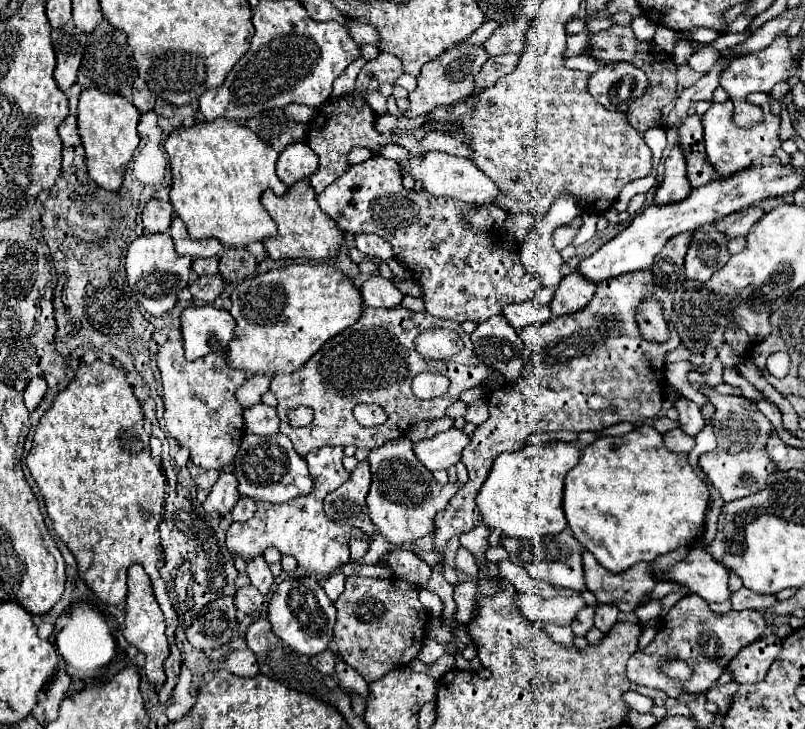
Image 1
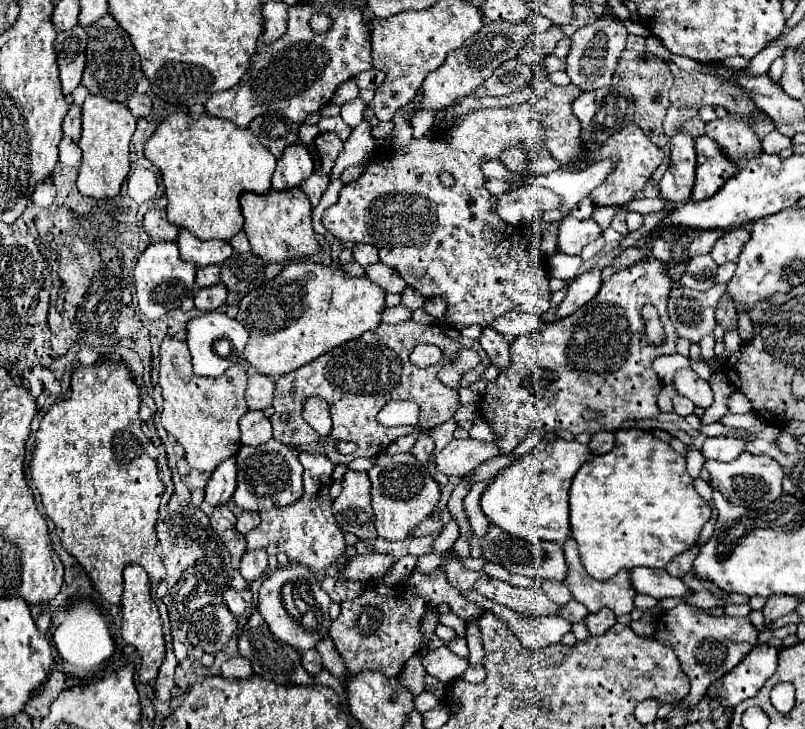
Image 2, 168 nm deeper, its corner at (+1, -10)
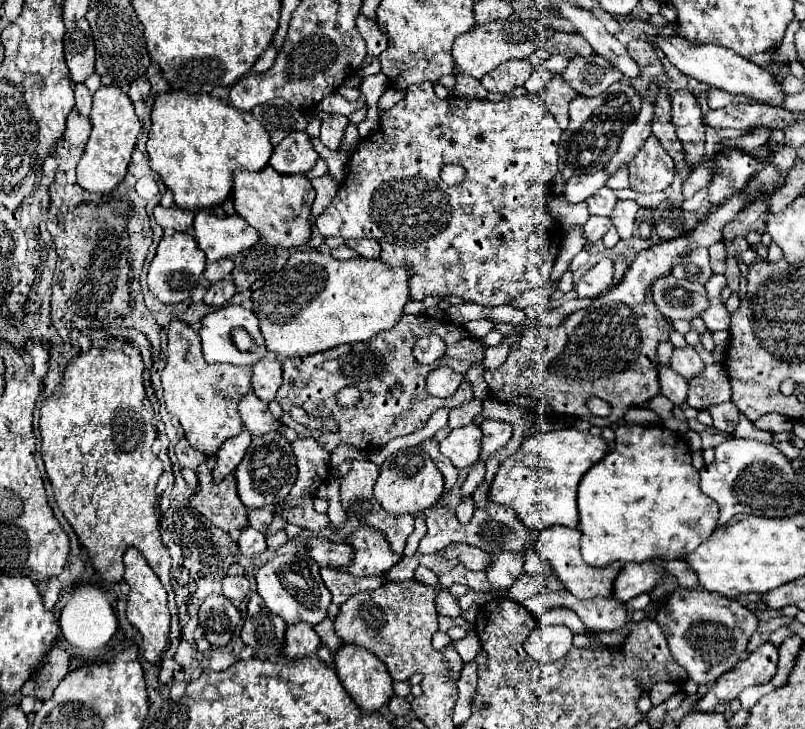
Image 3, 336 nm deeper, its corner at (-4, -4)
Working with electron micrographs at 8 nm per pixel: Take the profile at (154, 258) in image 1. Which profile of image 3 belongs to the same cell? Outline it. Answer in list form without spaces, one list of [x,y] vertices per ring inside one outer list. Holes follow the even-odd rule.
[[[173,232],[173,234],[163,236],[163,240],[157,246],[155,258],[149,264],[147,286],[159,302],[177,304],[177,302],[187,300],[193,294],[203,270],[205,270],[205,254],[203,250],[199,250],[193,236],[185,232]]]

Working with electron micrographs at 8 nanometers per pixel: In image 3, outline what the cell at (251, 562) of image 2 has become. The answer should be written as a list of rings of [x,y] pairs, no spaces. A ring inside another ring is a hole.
[[[247,526],[241,536],[239,536],[239,550],[243,556],[247,558],[253,558],[253,556],[259,556],[267,550],[267,540],[265,540],[265,534],[263,532],[257,532],[253,530],[251,526]]]

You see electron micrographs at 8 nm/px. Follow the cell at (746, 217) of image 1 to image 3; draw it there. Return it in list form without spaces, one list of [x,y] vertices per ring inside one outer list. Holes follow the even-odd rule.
[[[717,242],[713,246],[709,246],[709,254],[711,254],[711,268],[715,274],[725,272],[725,258],[727,258],[727,246],[725,242]]]

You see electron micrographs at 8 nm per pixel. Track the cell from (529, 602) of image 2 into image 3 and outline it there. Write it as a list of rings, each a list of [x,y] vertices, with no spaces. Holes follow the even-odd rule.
[[[495,552],[497,560],[495,564],[487,570],[487,578],[491,584],[491,592],[495,592],[495,596],[501,596],[501,592],[509,590],[513,586],[513,582],[517,582],[517,578],[521,578],[523,574],[523,558],[515,556],[513,552]]]

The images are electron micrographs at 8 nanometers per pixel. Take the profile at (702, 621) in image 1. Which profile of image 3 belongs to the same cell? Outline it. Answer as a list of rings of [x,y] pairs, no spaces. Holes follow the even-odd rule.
[[[677,588],[667,604],[657,612],[657,624],[665,634],[673,658],[687,670],[689,678],[709,688],[721,674],[729,672],[747,652],[749,638],[757,630],[757,616],[737,600],[703,588]]]

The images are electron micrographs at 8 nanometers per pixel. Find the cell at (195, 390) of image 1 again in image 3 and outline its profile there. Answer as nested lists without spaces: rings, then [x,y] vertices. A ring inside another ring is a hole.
[[[173,320],[167,338],[167,364],[161,374],[165,406],[169,414],[179,418],[189,444],[205,456],[215,456],[225,440],[243,430],[237,406],[251,390],[251,366],[207,364],[201,356],[199,334],[185,322]]]

